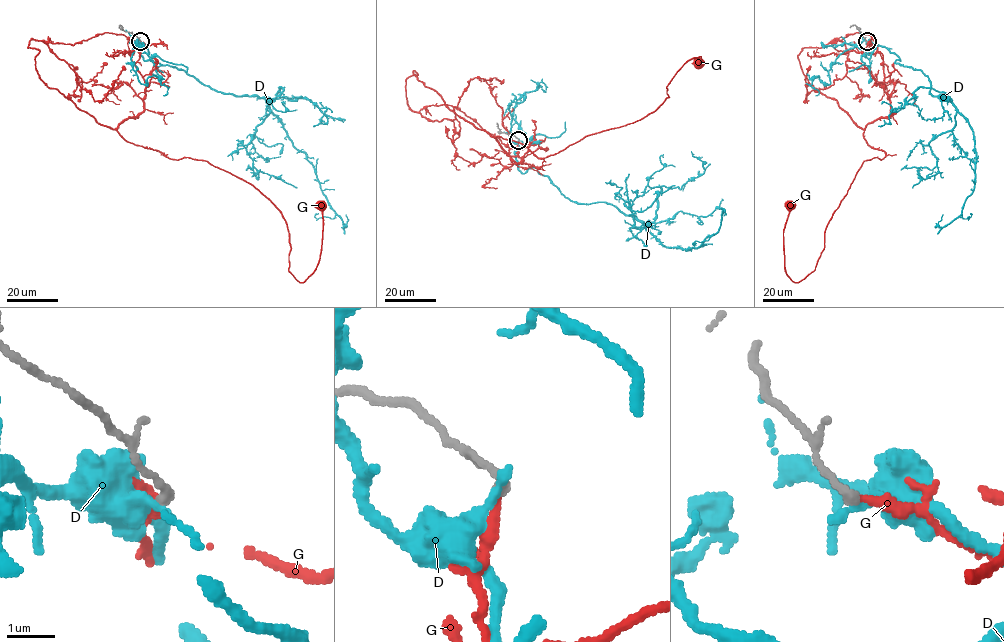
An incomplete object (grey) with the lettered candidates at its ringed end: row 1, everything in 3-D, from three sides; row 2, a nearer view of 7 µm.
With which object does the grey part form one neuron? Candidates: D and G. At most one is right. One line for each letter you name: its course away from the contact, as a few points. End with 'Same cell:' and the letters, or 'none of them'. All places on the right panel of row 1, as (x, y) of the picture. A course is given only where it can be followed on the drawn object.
G: it runs (867, 41), (891, 113), (863, 137), (885, 156), (861, 165), (798, 282), (785, 270), (790, 205)
Same cell: G

